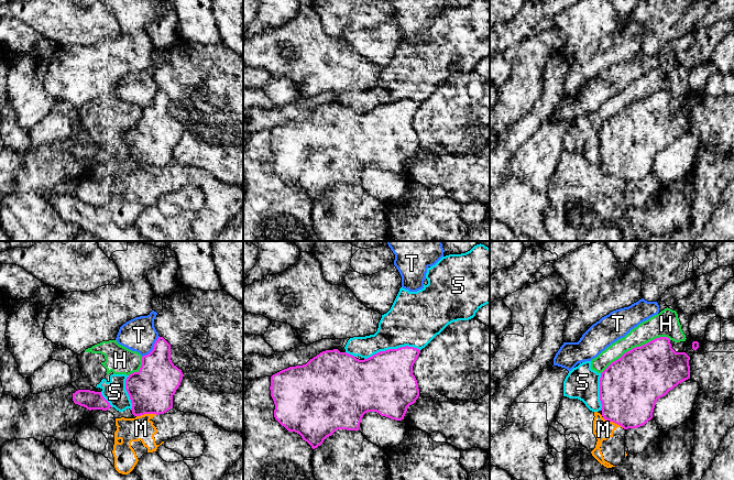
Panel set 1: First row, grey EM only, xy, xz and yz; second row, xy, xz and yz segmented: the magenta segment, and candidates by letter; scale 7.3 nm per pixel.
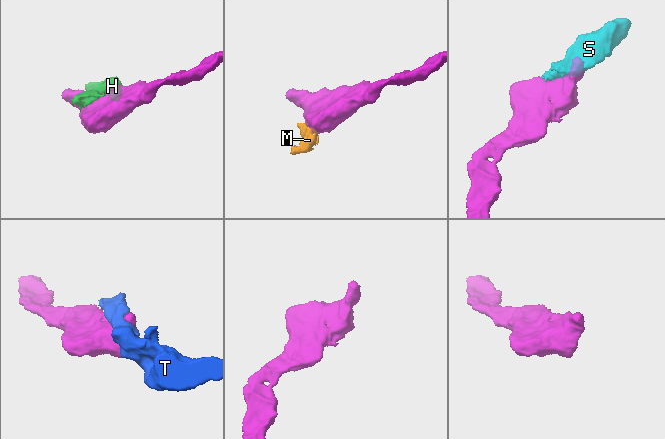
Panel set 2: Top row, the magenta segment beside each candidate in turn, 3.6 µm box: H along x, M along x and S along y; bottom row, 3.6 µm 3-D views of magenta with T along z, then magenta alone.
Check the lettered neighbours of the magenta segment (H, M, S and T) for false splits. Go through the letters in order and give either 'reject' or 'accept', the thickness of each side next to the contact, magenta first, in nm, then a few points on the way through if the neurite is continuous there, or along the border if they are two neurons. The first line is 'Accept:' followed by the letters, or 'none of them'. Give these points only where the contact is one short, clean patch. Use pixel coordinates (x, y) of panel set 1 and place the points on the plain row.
Accept: none of them
H: reject; 420 nm thick on the magenta side, 180 nm on the other
M: reject; 420 nm thick on the magenta side, 150 nm on the other; border along yz (602, 171), (623, 181)
S: reject; 420 nm thick on the magenta side, 360 nm on the other
T: reject; 300 nm thick on the magenta side, 240 nm on the other

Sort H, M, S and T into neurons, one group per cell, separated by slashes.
H S / M / T

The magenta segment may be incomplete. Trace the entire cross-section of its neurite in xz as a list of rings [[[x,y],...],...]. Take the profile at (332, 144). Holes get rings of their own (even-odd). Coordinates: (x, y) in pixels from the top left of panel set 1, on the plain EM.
[[[405,99],[359,113],[338,102],[322,105],[306,118],[289,120],[271,130],[274,171],[288,185],[299,187],[313,203],[338,183],[359,184],[368,165],[402,174],[407,161],[419,150],[418,137],[413,128],[419,107],[419,102]]]

